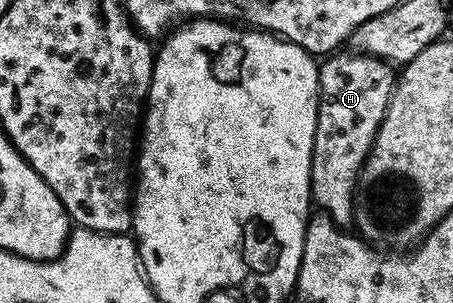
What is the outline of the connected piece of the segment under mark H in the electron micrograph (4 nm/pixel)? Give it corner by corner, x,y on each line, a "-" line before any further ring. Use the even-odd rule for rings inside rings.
351,50
337,51
325,60
328,61
325,64
323,61
319,65
320,105
312,151
312,203
323,215
329,216
333,224
348,226
354,220
356,180
360,176
362,166
368,160
372,143
376,141
380,124
388,109
388,100
392,96
392,91
396,89
398,72
386,60

